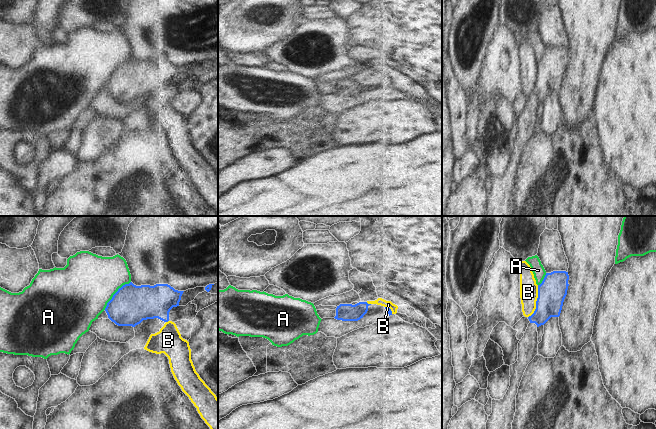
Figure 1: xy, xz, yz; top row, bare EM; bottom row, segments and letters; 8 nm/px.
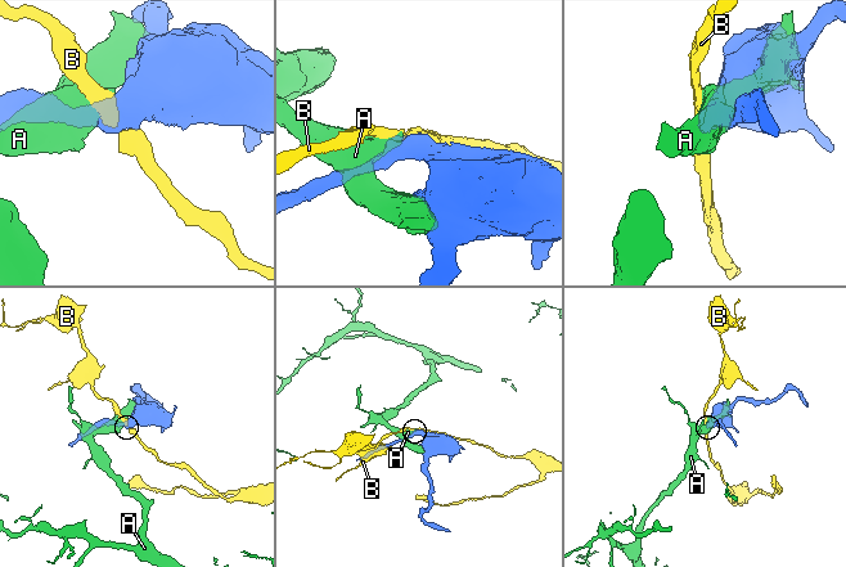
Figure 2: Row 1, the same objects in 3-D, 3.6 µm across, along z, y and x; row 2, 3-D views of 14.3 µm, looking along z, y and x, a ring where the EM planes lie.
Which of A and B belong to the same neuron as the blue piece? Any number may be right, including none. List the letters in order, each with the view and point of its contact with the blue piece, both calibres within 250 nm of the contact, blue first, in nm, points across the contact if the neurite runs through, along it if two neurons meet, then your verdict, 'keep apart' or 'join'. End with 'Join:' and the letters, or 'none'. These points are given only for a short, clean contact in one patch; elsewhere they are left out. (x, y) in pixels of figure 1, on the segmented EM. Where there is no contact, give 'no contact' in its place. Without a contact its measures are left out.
A: contact xy (115, 293); calibres 320 and 460 nm; keep apart
B: contact yz (536, 301); calibres 220 and 140 nm; keep apart
Join: none

